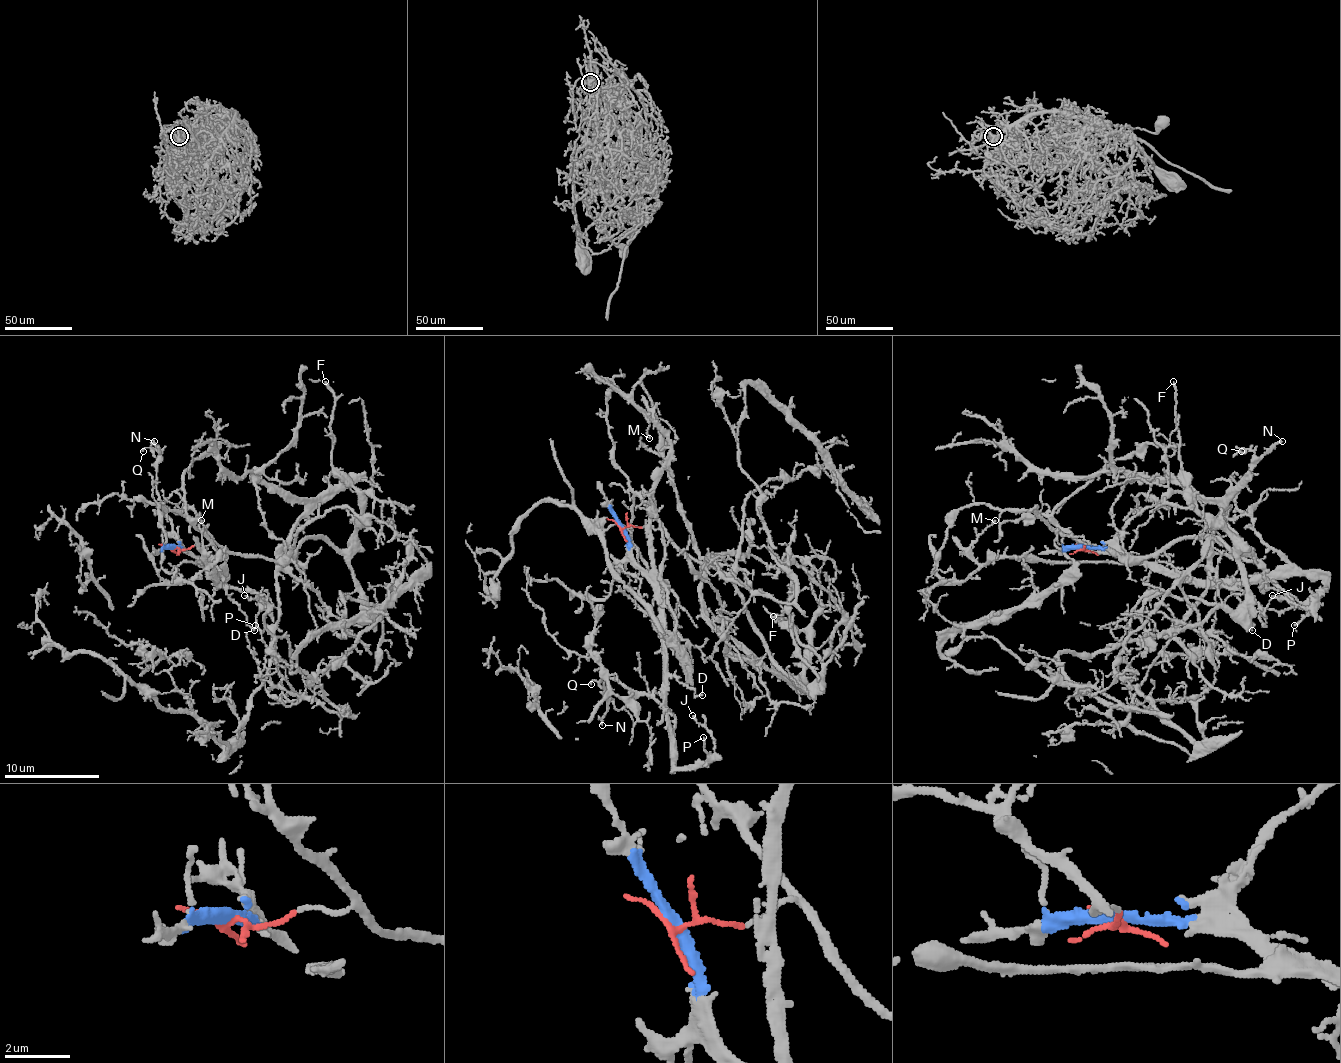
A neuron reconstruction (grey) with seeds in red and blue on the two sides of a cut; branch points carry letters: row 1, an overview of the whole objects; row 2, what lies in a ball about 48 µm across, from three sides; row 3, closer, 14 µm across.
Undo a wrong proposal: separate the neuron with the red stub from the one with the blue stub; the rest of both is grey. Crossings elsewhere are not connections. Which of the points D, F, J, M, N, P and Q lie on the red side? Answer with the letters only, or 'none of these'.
F

